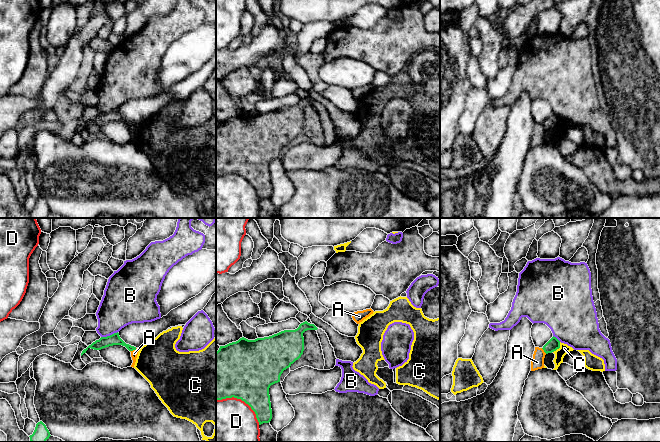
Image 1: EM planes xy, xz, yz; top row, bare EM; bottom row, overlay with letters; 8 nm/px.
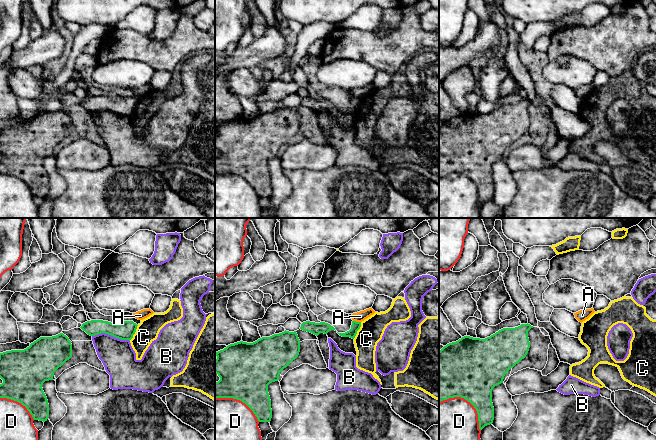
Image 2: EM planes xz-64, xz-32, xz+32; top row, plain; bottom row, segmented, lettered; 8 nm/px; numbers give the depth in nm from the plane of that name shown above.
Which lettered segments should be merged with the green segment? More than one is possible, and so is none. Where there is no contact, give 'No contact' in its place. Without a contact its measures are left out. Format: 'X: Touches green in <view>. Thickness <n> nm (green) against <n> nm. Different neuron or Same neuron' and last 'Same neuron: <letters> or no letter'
A: Touches green in xy. Thickness 90 nm (green) against 60 nm. Different neuron
B: Touches green in xy. Thickness 90 nm (green) against 320 nm. Different neuron
C: Touches green in yz. Thickness 100 nm (green) against 80 nm. Different neuron
D: Touches green in xz. Thickness 480 nm (green) against 460 nm. Different neuron
Same neuron: no letter

